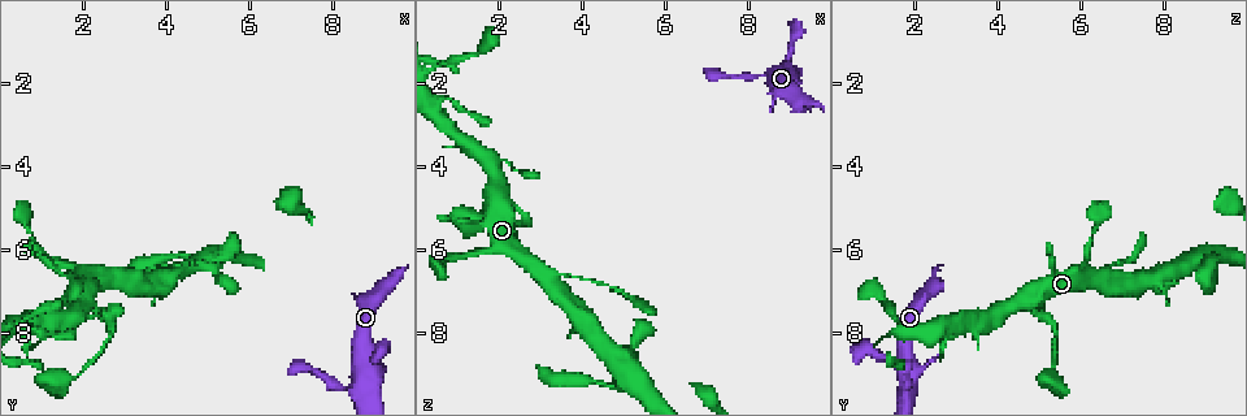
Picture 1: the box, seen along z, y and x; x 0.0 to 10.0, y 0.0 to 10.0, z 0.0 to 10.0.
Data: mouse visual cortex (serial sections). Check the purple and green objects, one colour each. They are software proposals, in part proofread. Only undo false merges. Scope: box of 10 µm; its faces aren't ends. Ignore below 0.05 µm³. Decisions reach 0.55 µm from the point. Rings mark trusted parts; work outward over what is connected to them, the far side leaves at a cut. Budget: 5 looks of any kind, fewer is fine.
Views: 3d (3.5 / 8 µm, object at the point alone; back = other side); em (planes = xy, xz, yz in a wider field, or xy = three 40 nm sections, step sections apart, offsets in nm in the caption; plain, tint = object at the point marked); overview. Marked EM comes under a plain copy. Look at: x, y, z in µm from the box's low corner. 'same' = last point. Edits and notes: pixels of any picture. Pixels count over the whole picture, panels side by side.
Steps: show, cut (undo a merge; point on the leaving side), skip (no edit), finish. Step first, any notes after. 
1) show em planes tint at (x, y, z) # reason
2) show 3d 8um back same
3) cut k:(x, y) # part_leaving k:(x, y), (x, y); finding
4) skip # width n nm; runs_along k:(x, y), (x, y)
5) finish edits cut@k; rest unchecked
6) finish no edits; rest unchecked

show 3d 3.5um at (3.15, 6.75, 6.75) # two arms in line, one across

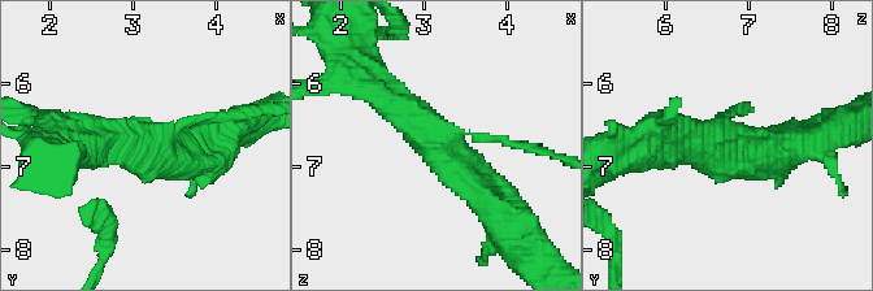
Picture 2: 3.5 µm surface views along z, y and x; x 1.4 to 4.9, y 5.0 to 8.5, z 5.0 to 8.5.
show em xy step 2 tint at (3.15, 6.75, 6.65) # now the EM

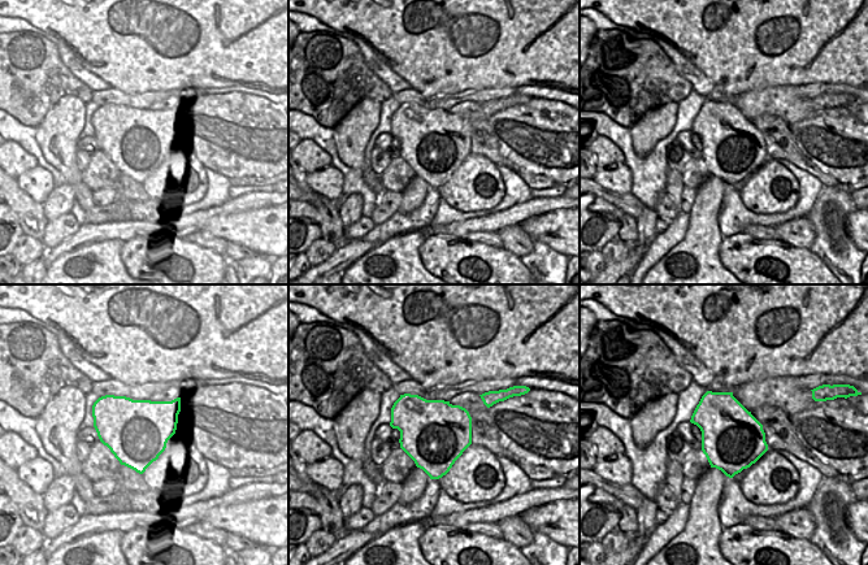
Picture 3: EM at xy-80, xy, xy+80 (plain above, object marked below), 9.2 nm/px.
skip # arm_widths 100, 400, 400 nm; continuous, no second cell

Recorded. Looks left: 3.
show 3d 3.5um back at (4.95, 6.10, 8.85) # sharp bend

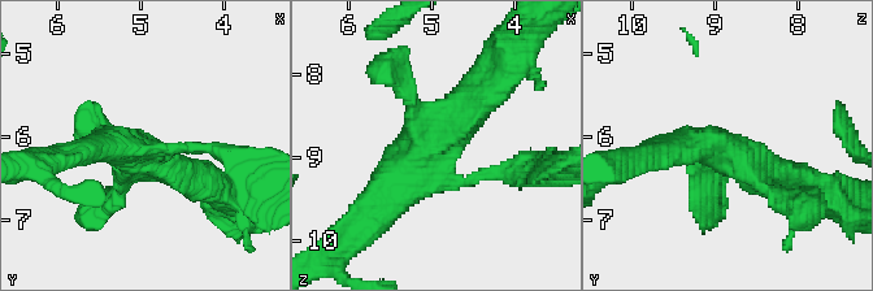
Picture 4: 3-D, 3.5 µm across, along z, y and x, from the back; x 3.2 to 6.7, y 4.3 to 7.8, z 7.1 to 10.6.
show em planes tint at (4.95, 6.15, 8.85) # arms 4; arm_widths 150, 200, 400, 400 nm

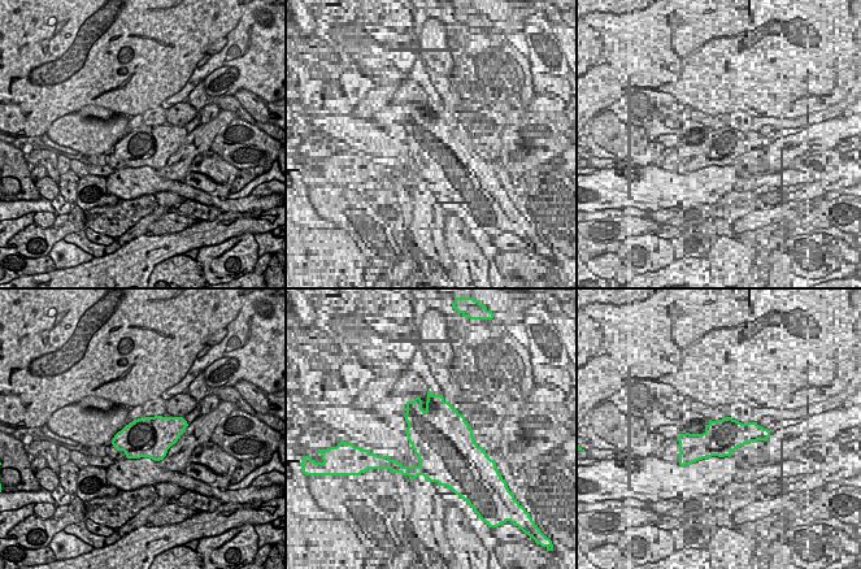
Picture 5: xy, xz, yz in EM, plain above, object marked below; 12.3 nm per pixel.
skip # runs_along 4:(786, 178), (699, 147); continuous, no second cell

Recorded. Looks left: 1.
finish no edits; rest unchecked

